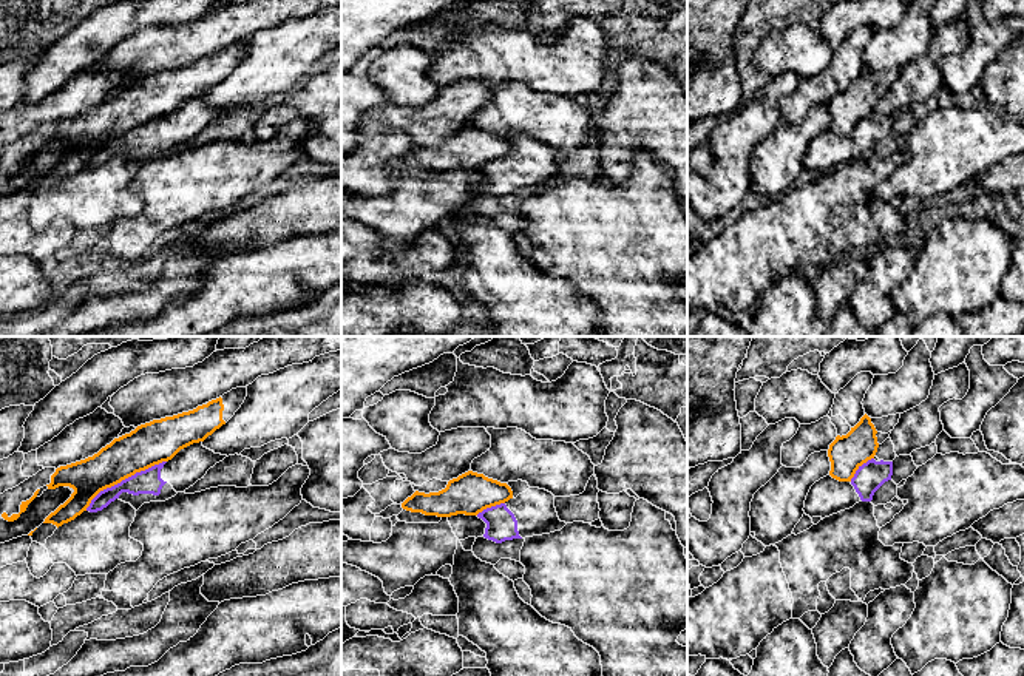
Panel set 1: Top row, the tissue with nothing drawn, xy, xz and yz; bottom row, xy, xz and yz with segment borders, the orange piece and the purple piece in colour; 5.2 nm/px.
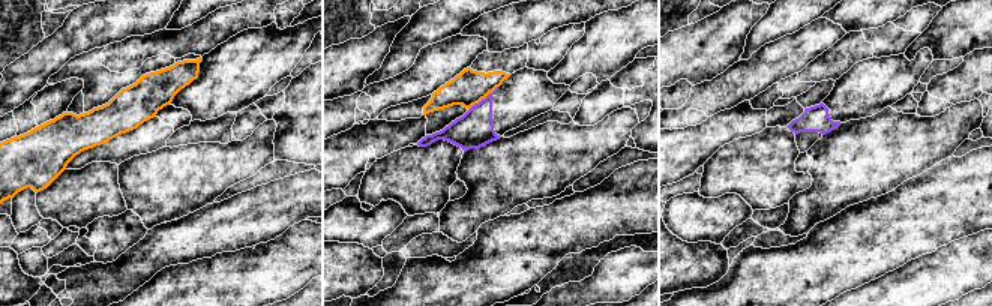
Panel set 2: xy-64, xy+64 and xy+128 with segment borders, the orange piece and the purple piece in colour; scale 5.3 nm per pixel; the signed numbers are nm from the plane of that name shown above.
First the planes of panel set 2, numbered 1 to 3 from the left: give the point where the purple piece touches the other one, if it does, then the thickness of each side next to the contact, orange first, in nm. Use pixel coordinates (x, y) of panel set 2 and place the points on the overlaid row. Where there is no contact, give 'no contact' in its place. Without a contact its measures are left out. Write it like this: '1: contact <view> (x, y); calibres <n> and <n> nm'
1: no contact
2: contact xy+64 (482, 98); calibres 190 and 200 nm
3: no contact

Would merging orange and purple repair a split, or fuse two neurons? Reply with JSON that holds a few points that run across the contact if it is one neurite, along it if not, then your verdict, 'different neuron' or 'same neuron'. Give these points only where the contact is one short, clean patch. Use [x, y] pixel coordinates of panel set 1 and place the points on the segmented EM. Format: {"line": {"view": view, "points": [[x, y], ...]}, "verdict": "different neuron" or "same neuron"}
{"verdict": "different neuron"}

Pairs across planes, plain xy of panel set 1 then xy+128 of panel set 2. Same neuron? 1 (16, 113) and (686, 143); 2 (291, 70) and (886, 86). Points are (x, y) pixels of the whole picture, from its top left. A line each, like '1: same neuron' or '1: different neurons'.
1: different neurons
2: different neurons

